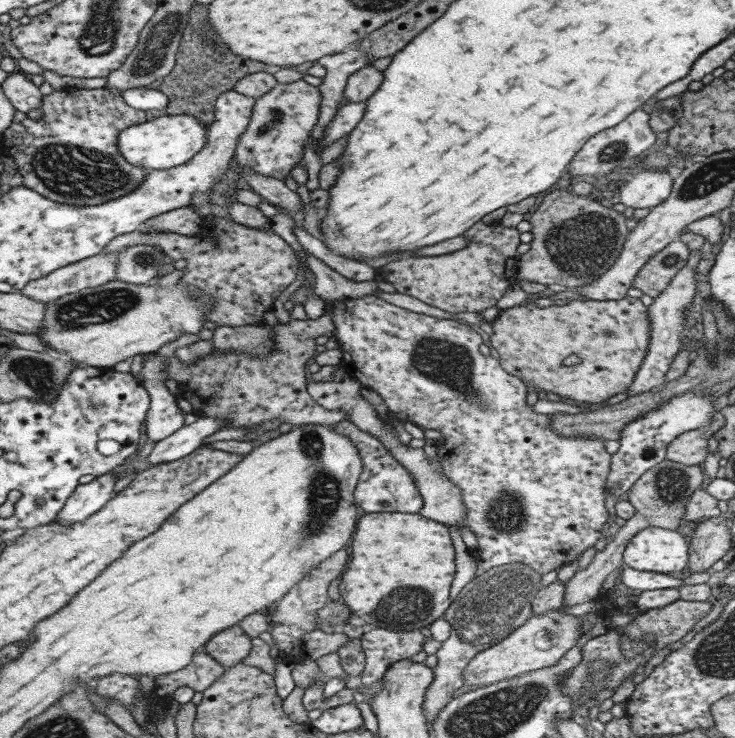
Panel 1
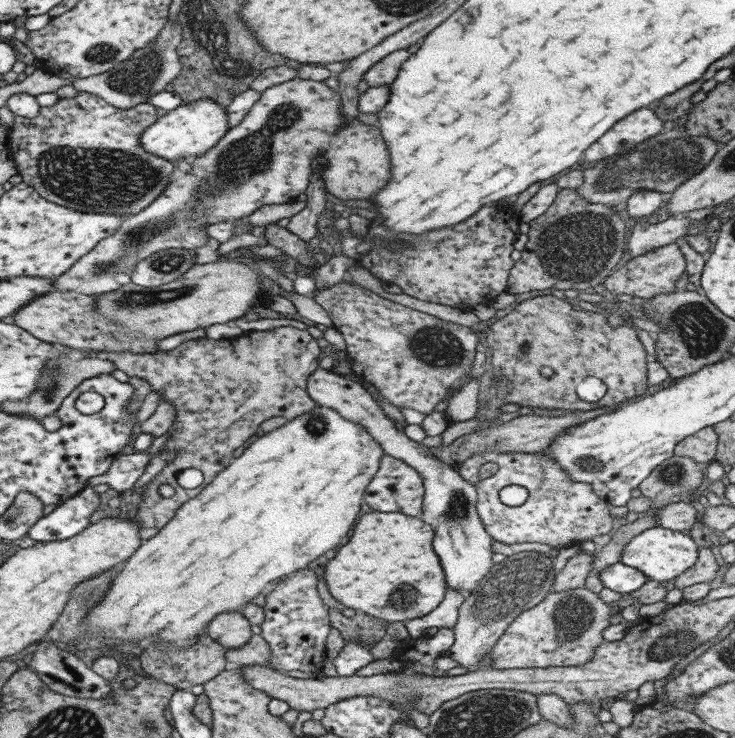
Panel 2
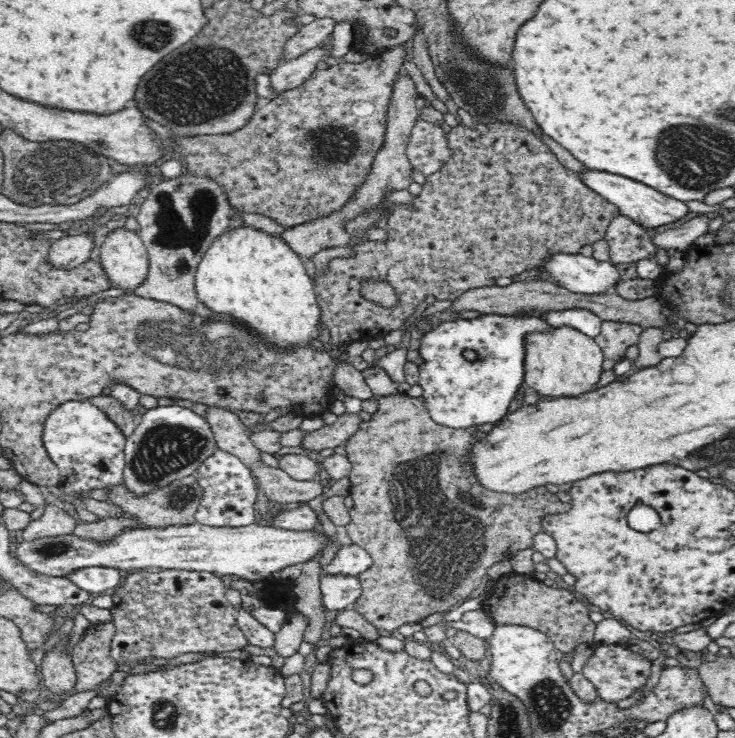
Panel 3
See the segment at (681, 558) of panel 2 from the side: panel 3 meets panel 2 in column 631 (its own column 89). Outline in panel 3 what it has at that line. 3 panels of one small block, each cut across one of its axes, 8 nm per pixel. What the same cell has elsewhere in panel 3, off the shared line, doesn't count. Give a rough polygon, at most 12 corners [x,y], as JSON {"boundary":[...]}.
{"boundary":[[252,523],[13,541],[38,574],[192,570],[250,582],[322,550]]}

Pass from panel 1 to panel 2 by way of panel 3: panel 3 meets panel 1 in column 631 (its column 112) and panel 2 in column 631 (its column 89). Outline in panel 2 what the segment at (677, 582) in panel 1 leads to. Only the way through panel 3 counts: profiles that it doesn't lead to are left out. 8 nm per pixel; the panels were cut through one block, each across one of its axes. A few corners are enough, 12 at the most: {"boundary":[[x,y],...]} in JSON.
{"boundary":[[617,561],[599,571],[613,592],[629,594],[647,578]]}

